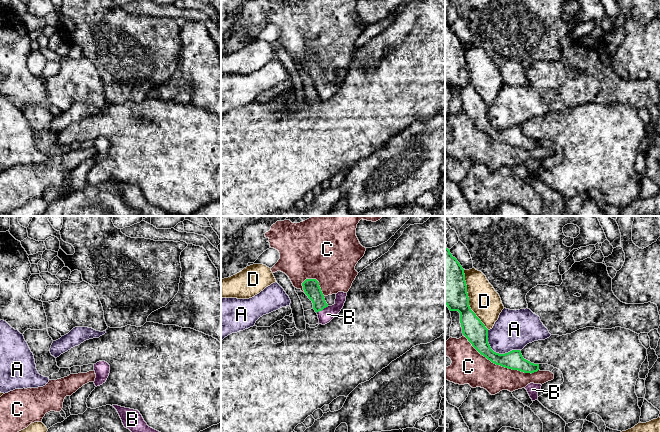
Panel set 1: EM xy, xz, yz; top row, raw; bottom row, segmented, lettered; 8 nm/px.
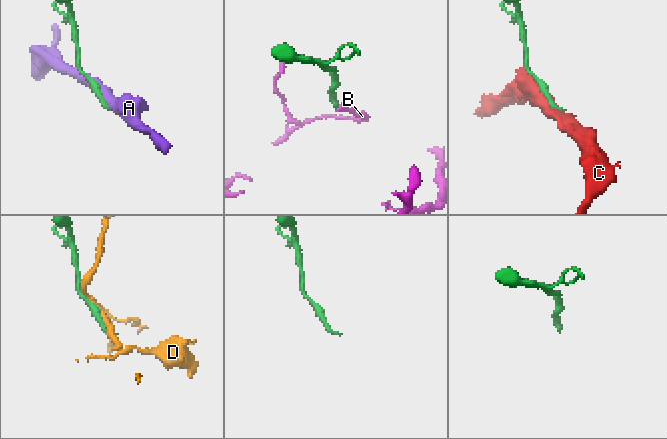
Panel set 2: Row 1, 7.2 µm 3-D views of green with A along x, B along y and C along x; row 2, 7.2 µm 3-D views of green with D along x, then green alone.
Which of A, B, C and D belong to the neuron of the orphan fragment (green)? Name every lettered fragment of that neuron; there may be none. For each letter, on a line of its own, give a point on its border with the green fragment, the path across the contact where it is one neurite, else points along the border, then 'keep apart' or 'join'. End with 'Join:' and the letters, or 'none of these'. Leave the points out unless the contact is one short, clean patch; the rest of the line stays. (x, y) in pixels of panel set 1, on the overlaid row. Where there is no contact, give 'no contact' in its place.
A: yz (495, 352) | keep apart
B: xz (322, 309) | across xz (311, 287), (322, 309), (327, 314) | join
C: yz (500, 365) | keep apart
D: yz (468, 299) | keep apart
Join: B

